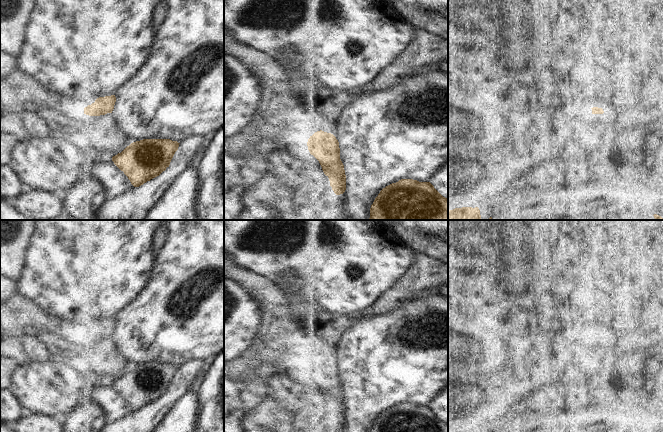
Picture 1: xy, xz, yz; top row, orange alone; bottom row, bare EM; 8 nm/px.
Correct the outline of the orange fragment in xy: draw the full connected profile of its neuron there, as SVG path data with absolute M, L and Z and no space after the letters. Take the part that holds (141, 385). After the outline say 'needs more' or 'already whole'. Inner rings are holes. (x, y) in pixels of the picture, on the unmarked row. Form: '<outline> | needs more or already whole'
M143 363L131 367L112 385L134 411L139 411L169 391L179 368L170 363Z | already whole

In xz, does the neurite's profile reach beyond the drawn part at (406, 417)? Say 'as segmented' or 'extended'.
as segmented

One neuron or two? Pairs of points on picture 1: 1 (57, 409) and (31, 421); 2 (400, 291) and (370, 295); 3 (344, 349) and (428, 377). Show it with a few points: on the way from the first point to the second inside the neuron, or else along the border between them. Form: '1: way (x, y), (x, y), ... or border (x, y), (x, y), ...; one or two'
1: border (30, 412), (33, 414), (56, 416), (61, 419); two
2: border (402, 277), (372, 306), (367, 308); two
3: way (365, 355), (375, 357), (407, 357); one

